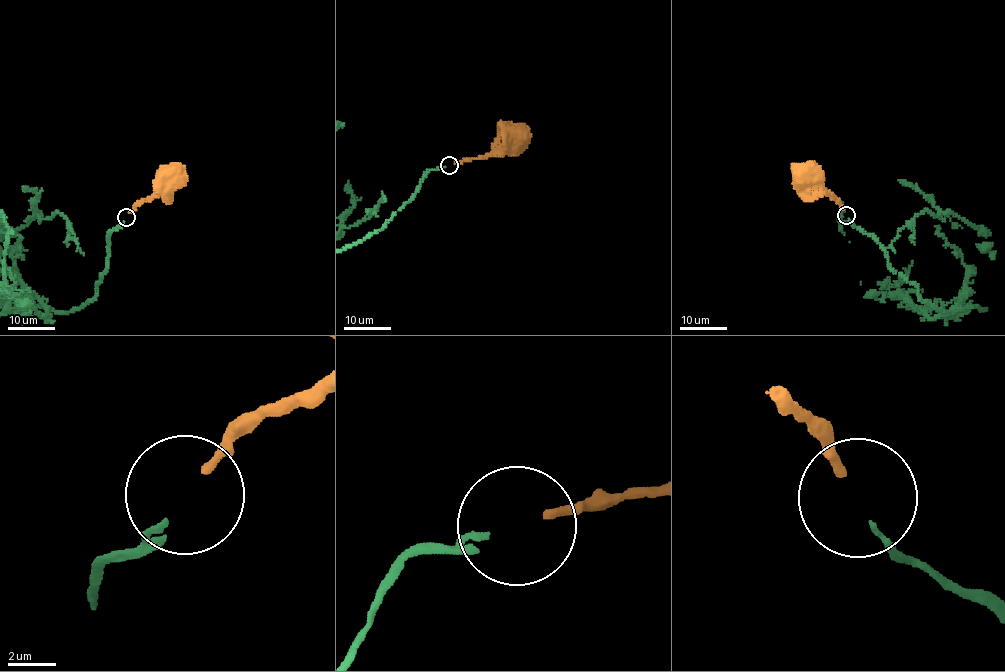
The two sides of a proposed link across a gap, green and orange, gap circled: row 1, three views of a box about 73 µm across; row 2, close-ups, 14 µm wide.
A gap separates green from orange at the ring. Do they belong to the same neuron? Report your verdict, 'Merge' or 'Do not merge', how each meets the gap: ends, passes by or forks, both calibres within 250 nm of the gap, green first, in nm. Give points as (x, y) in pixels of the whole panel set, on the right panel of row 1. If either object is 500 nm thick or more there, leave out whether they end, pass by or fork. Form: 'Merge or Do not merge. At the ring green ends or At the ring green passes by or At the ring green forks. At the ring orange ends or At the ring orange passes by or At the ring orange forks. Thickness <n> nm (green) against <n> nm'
Merge. At the ring green ends. At the ring orange ends. Thickness 240 nm (green) against 340 nm

